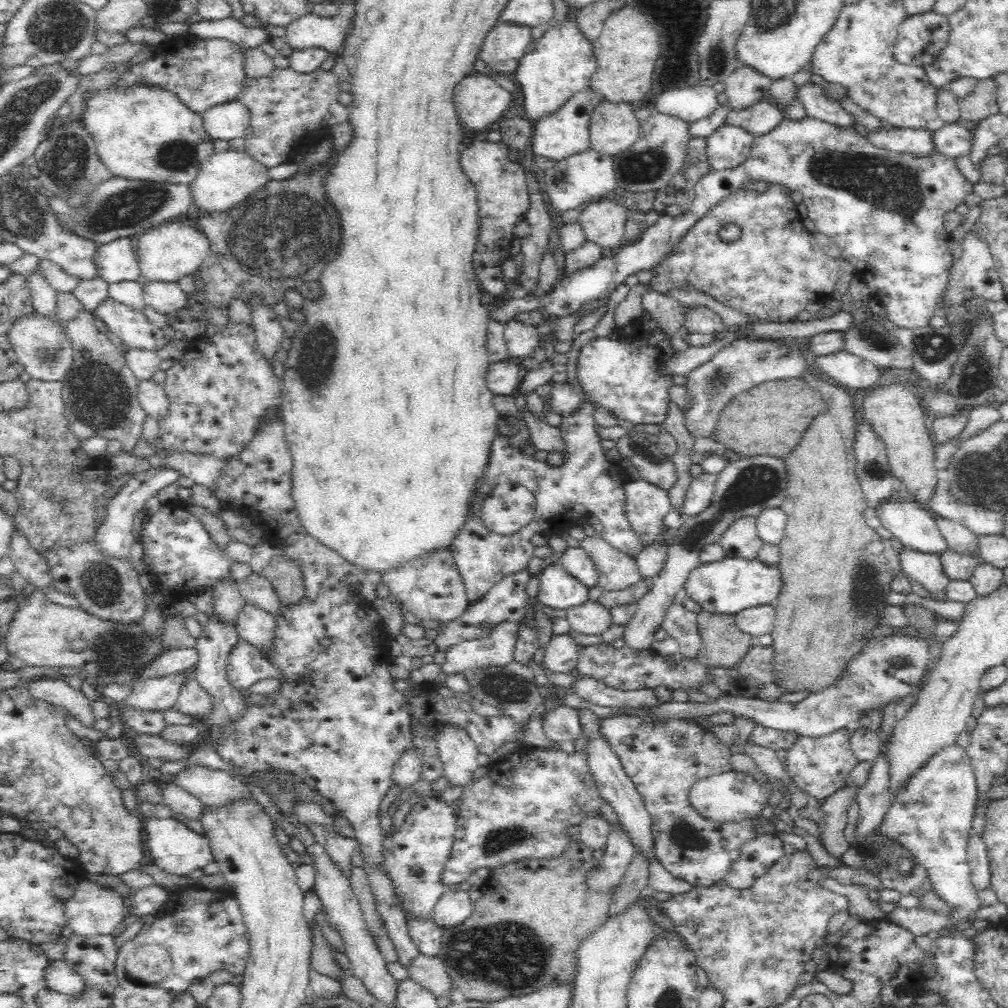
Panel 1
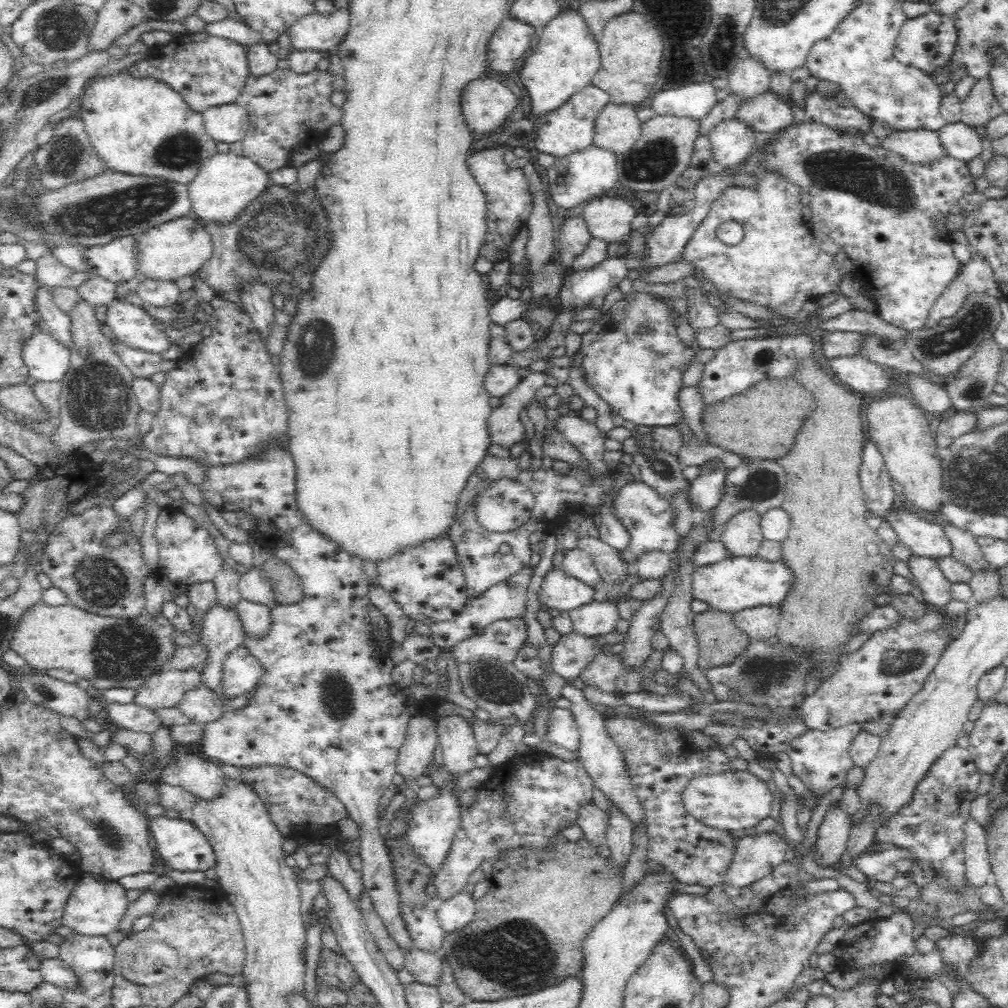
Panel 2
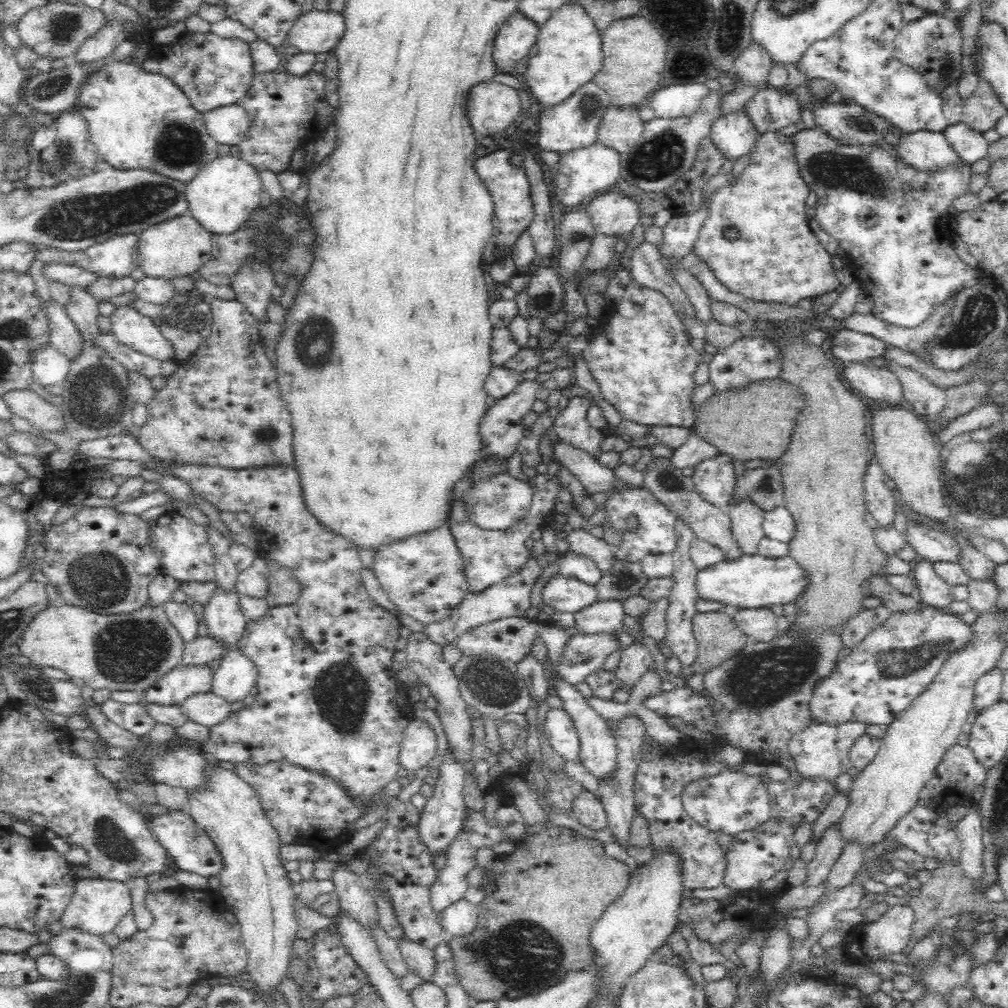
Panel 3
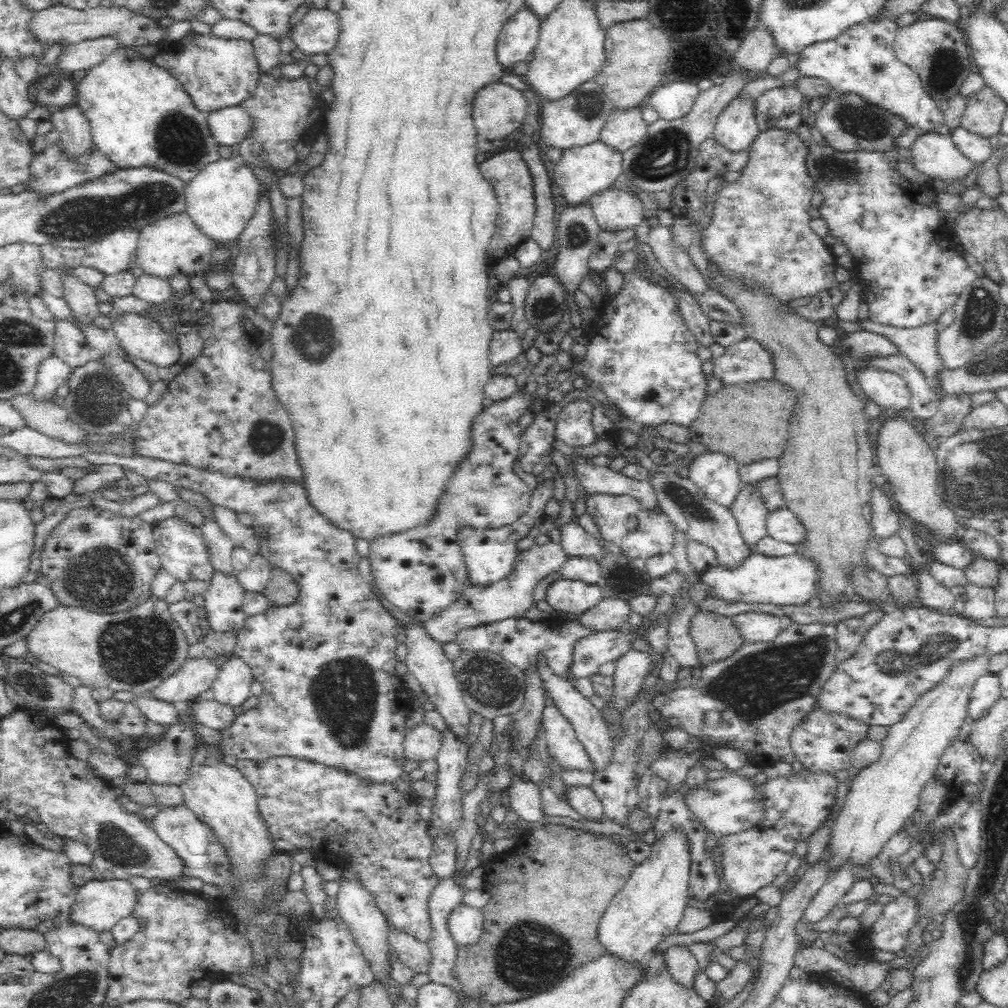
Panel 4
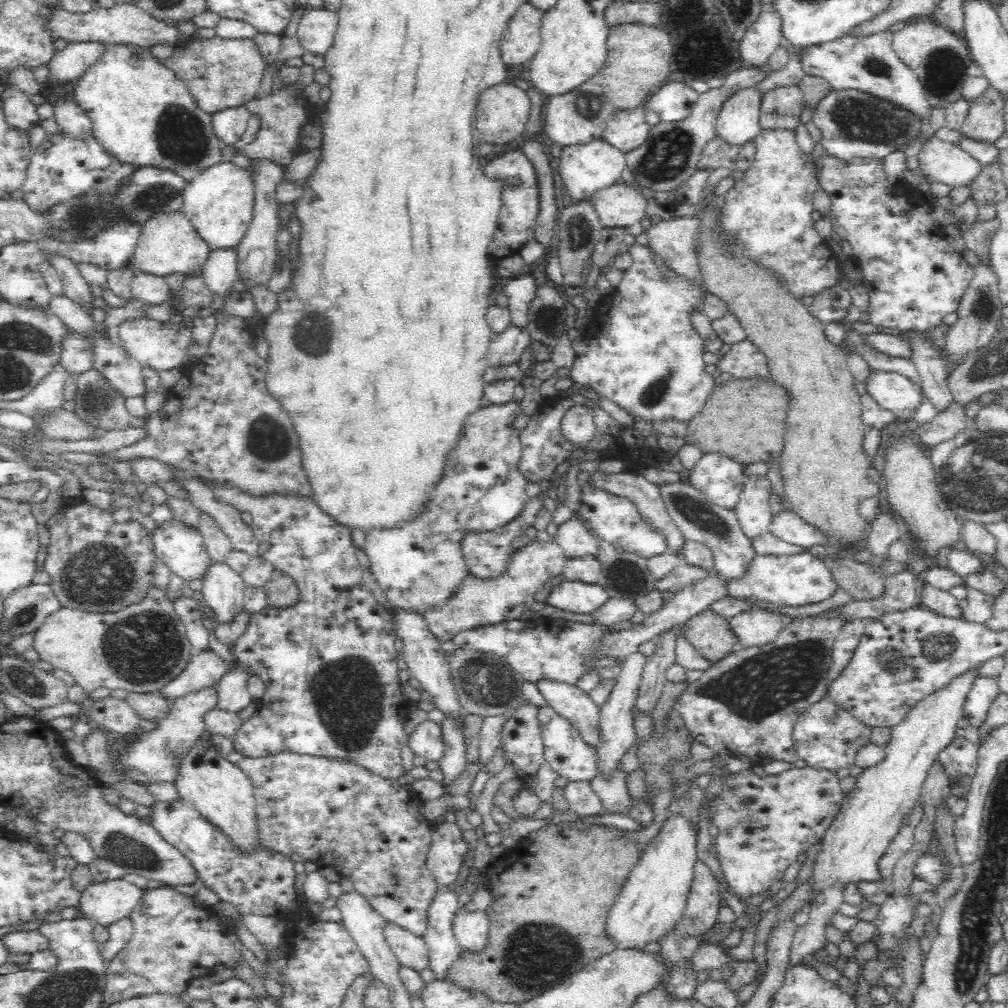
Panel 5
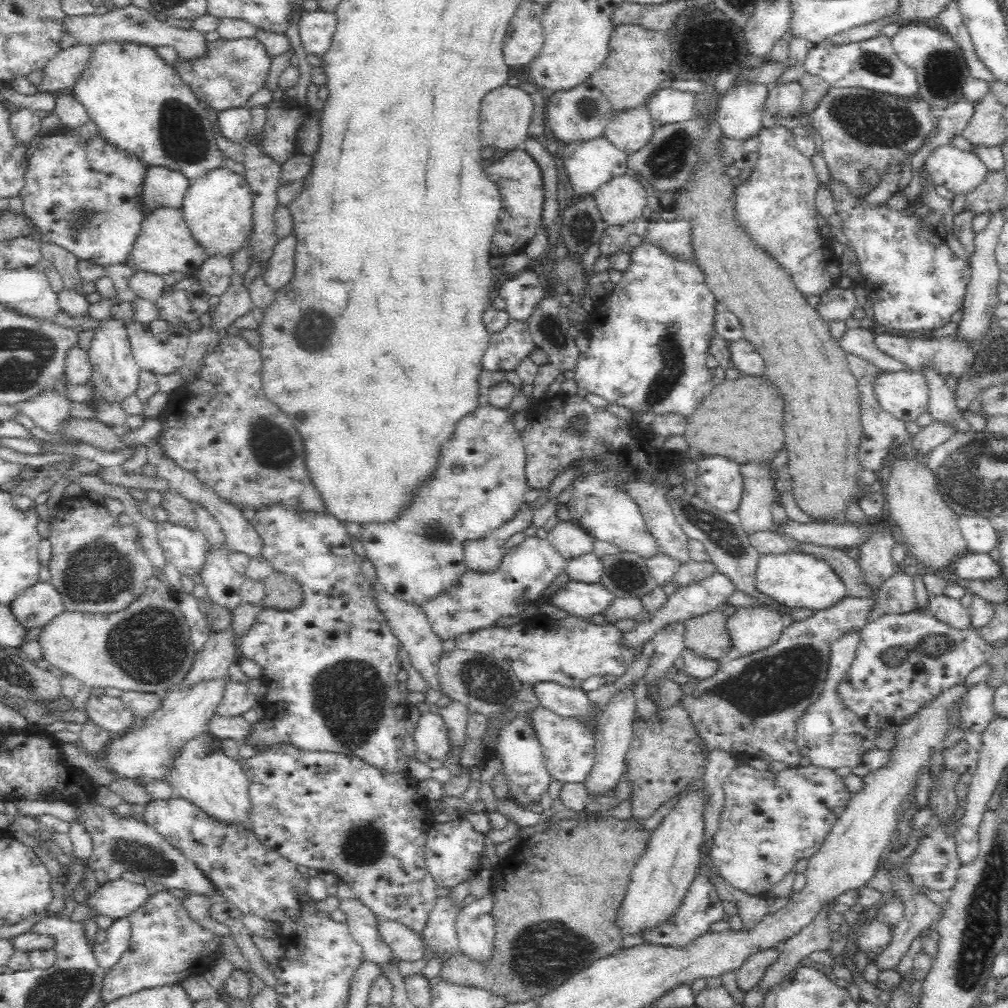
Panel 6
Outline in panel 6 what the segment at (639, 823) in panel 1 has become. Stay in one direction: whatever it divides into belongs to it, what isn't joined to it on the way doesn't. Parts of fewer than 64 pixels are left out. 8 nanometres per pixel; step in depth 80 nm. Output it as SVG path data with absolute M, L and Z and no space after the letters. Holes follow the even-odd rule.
M552 682L536 683L533 687L544 708L565 717L580 717L582 721L589 721L592 702L583 689L566 688Z

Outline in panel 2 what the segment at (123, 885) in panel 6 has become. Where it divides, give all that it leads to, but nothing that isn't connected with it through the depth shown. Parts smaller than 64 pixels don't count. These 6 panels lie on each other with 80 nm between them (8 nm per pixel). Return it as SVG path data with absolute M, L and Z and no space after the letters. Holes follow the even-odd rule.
M86 872L82 875L73 893L70 895L62 917L62 925L78 934L88 936L106 936L117 930L118 923L128 910L128 894L126 888L117 881L98 880Z

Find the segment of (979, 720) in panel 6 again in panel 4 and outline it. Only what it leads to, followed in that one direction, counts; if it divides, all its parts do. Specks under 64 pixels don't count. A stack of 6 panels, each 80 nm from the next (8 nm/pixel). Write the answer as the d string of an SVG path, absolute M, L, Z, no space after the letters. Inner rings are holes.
M986 673L976 680L967 704L967 717L975 721L982 718L988 709L1001 697L998 675Z

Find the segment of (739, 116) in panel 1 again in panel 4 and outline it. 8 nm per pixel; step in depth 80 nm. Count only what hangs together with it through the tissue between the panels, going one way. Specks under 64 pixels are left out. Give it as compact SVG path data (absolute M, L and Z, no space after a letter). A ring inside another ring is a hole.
M796 87L772 88L756 98L756 118L760 130L797 130L803 124L800 110L805 96Z

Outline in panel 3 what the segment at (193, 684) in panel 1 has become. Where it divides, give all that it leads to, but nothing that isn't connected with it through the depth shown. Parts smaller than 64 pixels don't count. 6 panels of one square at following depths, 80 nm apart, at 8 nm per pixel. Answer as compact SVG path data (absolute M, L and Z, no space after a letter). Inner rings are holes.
M211 691L194 694L180 705L183 714L202 726L218 726L232 716L230 703L215 696Z

